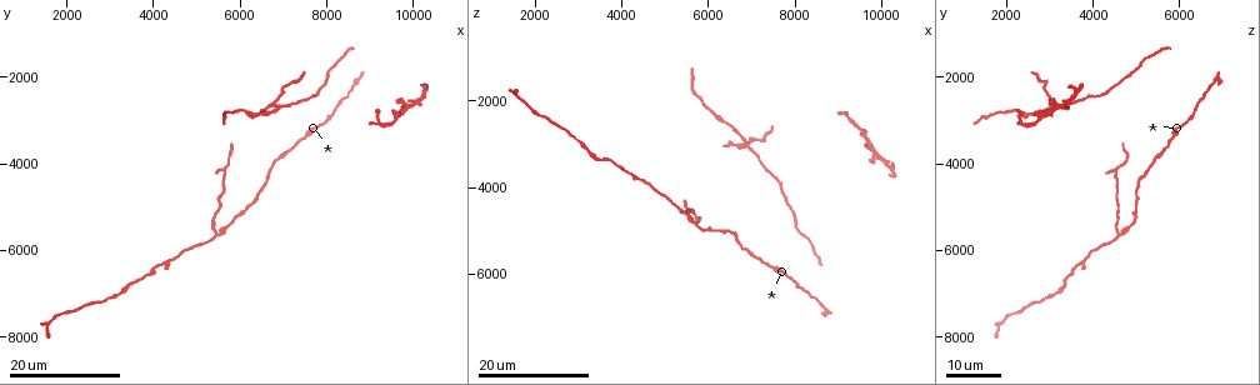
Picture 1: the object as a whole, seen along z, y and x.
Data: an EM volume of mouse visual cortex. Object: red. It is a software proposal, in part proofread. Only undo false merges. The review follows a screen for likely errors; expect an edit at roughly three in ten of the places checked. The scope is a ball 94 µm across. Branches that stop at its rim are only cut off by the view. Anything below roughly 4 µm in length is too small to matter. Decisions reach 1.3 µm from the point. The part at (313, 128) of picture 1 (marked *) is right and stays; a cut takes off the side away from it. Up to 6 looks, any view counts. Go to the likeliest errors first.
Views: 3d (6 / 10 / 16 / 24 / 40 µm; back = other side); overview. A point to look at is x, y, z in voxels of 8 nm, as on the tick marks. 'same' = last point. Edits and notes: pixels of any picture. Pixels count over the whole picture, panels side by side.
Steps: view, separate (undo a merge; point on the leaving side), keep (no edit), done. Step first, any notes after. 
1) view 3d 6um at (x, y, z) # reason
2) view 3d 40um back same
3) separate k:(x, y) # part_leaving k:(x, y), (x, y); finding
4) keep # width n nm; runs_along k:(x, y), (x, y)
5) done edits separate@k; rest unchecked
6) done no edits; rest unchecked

view 3d 24um at (5450, 5600, 4550) # two arms in line, one across

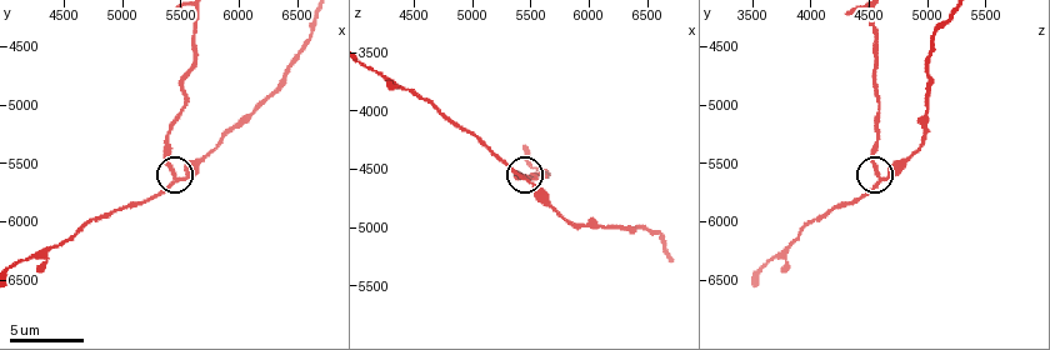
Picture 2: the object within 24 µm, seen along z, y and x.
view 3d 10um at (5440, 5640, 4580) # closer look

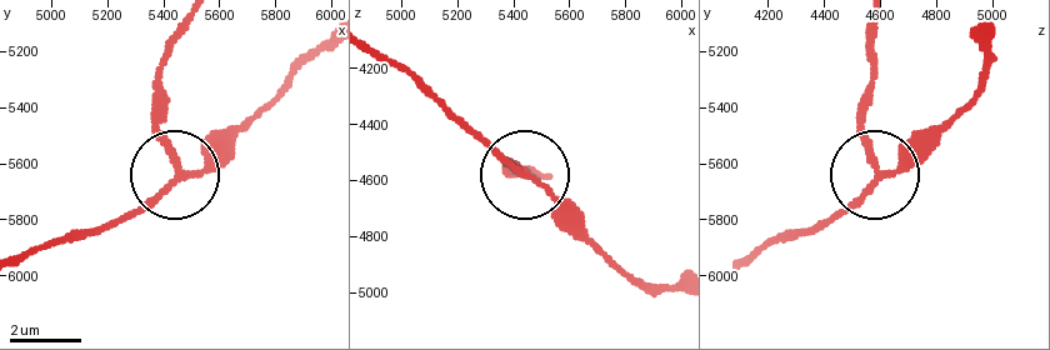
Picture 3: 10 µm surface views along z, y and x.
separate 3:(153, 131) # arms 3; part_leaving 3:(176, 170), (159, 120), (159, 66), (180, 21); two neurons meet here

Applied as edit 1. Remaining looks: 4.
view 3d 16um at (9250, 3150, 2350) # two arms in line, one across

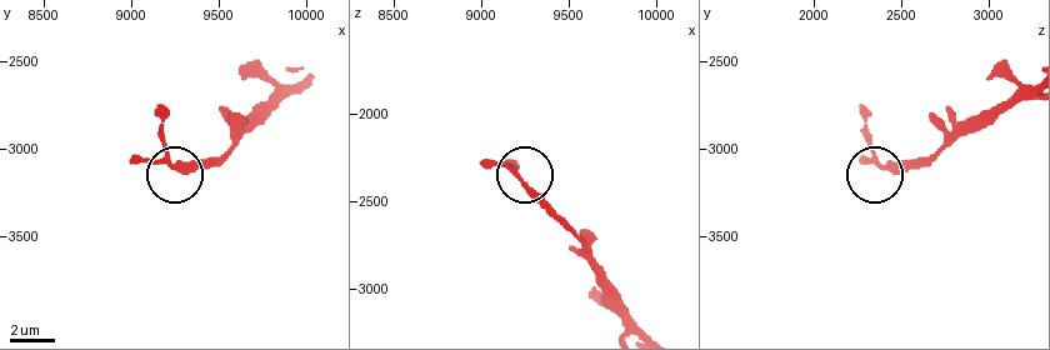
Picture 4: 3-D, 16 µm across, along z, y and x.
view 3d 6um at (9220, 3080, 2400)

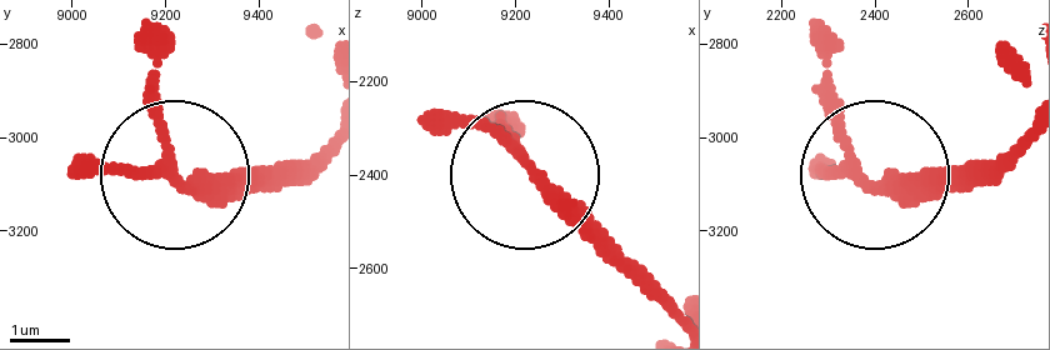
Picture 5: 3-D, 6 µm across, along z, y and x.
keep # arms 3; all the same neuron

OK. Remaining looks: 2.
view 3d 16um at (2100, 7450, 2350) # calibre changes

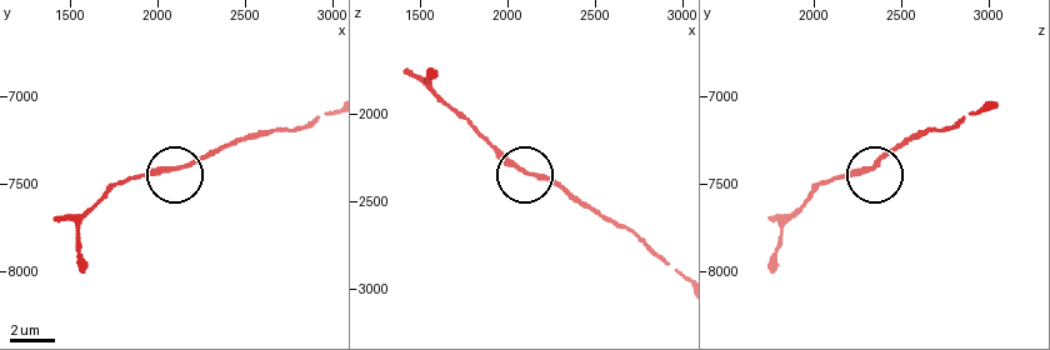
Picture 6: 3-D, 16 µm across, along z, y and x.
view 3d 6um at (2120, 7400, 2340) # zoom in

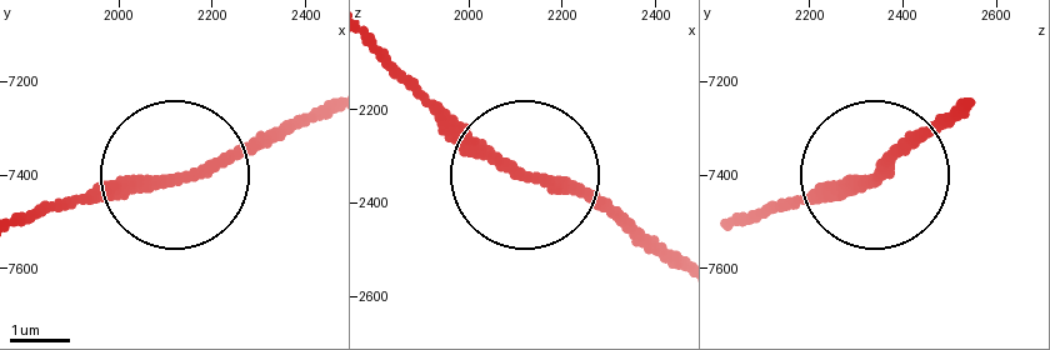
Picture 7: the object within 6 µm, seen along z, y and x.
keep # runs_along 7:(674, 265), (584, 201), (495, 166), (395, 66); continuous, no second neuron

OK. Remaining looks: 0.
done edits separate@3; rest unchecked

